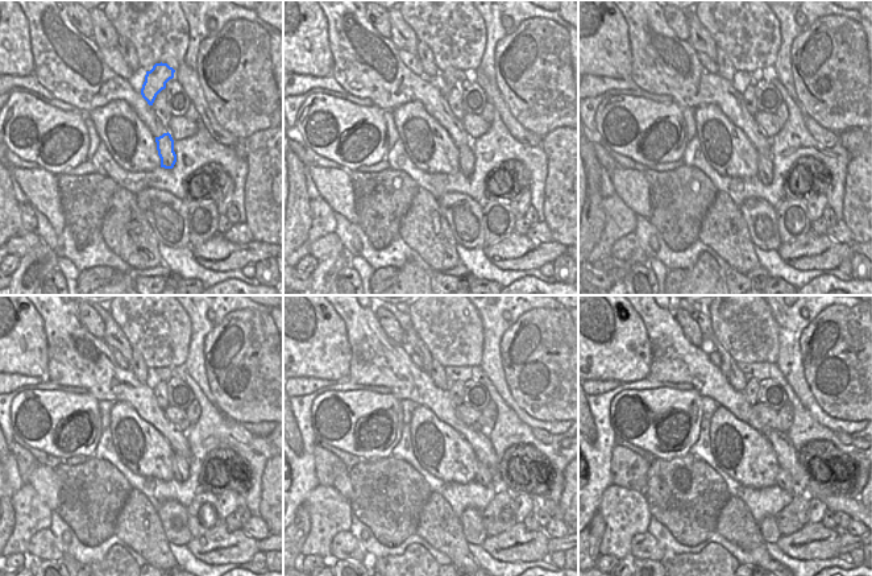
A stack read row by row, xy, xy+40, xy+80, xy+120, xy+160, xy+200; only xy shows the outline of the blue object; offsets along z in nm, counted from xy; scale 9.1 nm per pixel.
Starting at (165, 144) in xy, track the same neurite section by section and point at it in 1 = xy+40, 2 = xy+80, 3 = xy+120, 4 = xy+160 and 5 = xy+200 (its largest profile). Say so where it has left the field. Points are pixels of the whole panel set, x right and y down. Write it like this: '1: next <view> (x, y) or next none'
1: next xy+40 (465, 156)
2: next xy+80 (764, 161)
3: next xy+120 (181, 465)
4: next xy+160 (484, 476)
5: next xy+200 (784, 480)

